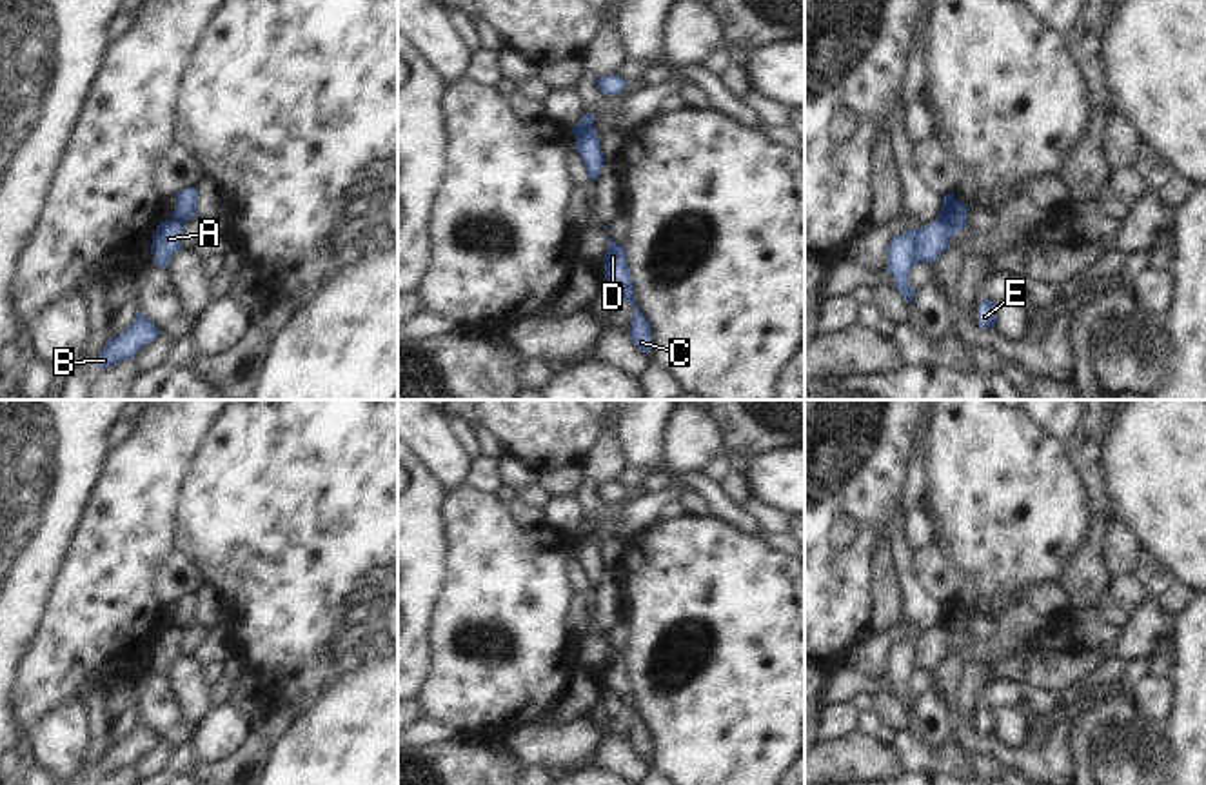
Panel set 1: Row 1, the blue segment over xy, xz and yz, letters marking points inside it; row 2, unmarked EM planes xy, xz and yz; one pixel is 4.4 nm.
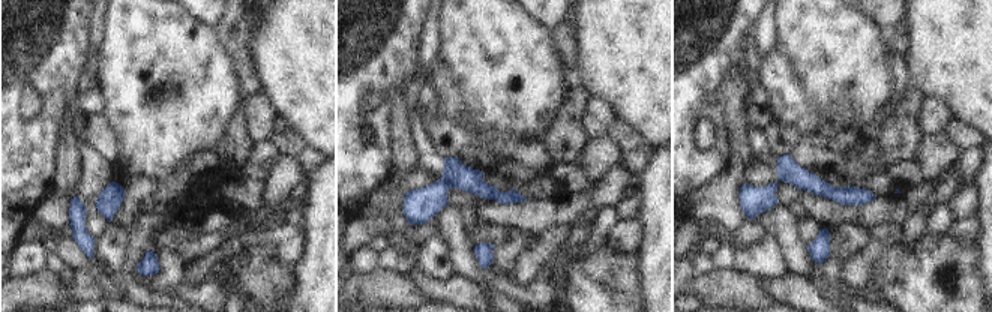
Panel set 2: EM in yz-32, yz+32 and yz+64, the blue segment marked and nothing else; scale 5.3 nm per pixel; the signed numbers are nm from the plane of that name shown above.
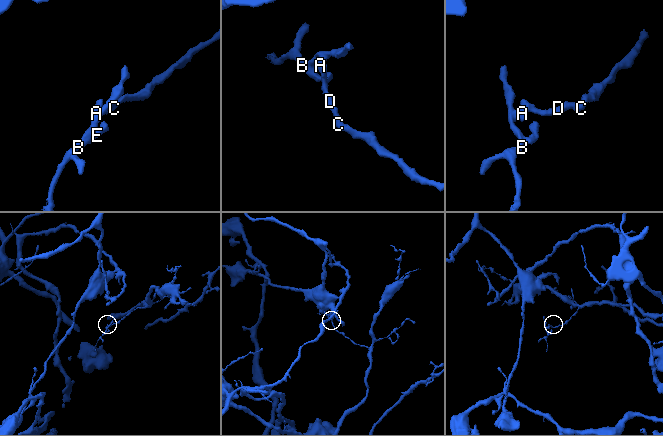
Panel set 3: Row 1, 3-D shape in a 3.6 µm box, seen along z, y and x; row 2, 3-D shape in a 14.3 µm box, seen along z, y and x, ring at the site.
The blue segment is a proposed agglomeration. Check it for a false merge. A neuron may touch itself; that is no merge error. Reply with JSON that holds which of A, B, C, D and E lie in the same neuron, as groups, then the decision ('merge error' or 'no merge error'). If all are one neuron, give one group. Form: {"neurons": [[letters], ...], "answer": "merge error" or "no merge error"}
{"neurons": [["A", "B", "E"], ["C", "D"]], "answer": "merge error"}

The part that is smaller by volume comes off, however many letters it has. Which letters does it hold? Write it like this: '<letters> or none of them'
A, B, E

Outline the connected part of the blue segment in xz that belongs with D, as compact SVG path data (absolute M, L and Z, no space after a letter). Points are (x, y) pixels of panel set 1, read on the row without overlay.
M607 640L607 660L603 665L603 676L605 676L605 685L610 691L614 691L618 698L621 700L621 705L632 712L632 727L628 732L628 743L634 749L634 752L647 761L650 758L650 730L639 720L638 710L634 707L632 687L630 687L628 672L625 665L625 654L612 649L608 640Z

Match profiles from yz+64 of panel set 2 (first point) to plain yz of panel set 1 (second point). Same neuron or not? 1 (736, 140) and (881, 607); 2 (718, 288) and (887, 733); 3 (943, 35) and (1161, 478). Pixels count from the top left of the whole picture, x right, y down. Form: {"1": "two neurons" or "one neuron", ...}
{"1": "one neuron", "2": "two neurons", "3": "one neuron"}

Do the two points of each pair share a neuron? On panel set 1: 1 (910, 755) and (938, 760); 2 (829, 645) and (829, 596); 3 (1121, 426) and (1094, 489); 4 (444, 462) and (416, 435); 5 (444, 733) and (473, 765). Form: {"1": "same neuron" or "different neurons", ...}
{"1": "same neuron", "2": "same neuron", "3": "different neurons", "4": "same neuron", "5": "different neurons"}

